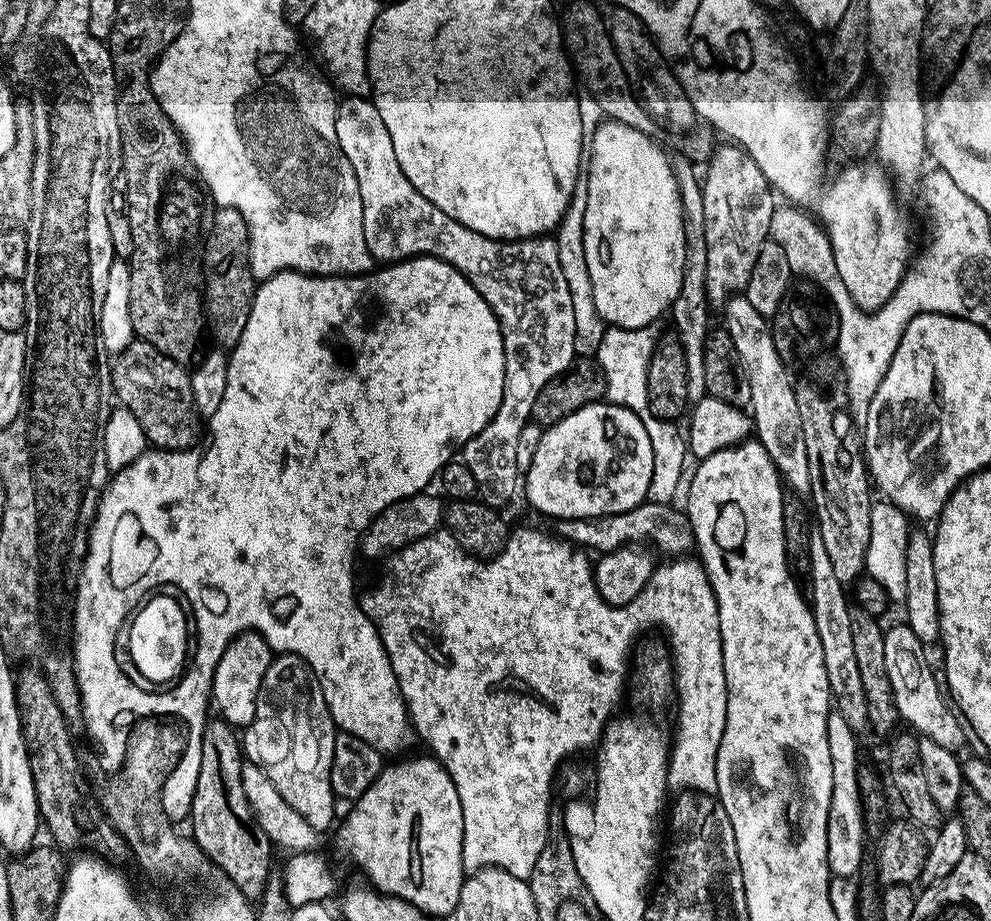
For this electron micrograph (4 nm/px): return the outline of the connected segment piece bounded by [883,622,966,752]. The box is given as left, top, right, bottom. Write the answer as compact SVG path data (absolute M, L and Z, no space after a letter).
M907 623L890 628L887 627L884 633L883 645L885 647L886 674L889 675L891 692L894 694L895 705L901 719L915 733L927 740L937 742L938 746L948 749L951 752L961 751L966 744L966 738L958 724L958 720L946 708L942 697L934 681L929 656L926 656L927 649L916 634L907 626Z

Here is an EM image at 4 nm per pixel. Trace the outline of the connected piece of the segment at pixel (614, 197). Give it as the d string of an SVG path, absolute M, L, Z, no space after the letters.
M611 118L601 119L600 125L590 133L590 155L586 160L586 183L588 189L586 190L586 218L584 219L584 249L586 250L586 270L590 270L590 286L594 292L594 310L598 310L598 314L604 319L605 325L614 328L646 328L655 325L656 319L660 315L667 313L671 309L674 298L678 298L678 290L682 286L682 274L684 273L684 267L686 266L686 234L684 233L684 219L682 218L682 198L680 197L680 191L678 190L678 182L676 181L676 175L672 169L672 161L669 153L664 153L654 141L648 137L649 133L643 128L635 128L634 126L628 126L621 124L619 120L613 120Z

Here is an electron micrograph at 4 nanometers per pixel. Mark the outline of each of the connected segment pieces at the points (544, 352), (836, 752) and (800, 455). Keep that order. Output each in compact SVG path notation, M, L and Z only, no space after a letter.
M345 95L336 105L336 137L342 154L358 178L366 246L373 261L390 265L397 260L411 260L413 256L433 256L453 264L468 279L470 286L474 286L474 290L486 298L492 313L498 318L504 344L502 402L498 406L498 414L490 418L488 425L464 443L462 459L466 466L470 466L470 474L474 474L479 485L479 499L489 508L503 509L503 504L510 503L512 495L518 492L518 481L522 476L518 470L518 437L532 420L534 398L538 398L538 390L542 390L550 378L562 374L562 370L566 370L577 359L574 350L574 302L570 302L570 286L566 286L562 262L558 262L556 241L551 235L533 236L531 240L486 238L462 226L462 222L454 222L454 218L422 198L422 194L410 186L406 174L398 166L394 142L390 142L390 132L386 130L386 122L382 122L382 114L378 114L375 99Z
M829 711L826 722L826 742L830 745L830 770L832 771L832 797L828 815L828 870L833 877L852 876L864 860L866 825L864 807L860 801L860 770L862 761L856 750L858 735L850 728L842 714Z
M744 294L733 295L723 305L722 312L723 327L728 329L730 338L734 338L734 350L738 350L738 358L750 378L750 415L755 439L759 440L766 454L770 454L789 489L811 493L810 462L806 454L806 438L802 434L802 414L798 410L794 376L788 373L789 365L778 354L769 321L750 306Z

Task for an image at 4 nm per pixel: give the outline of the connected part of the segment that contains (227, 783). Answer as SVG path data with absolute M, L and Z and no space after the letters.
M221 718L209 719L204 725L202 734L202 770L198 770L198 786L194 790L192 799L190 836L203 850L209 861L215 867L217 864L228 875L225 876L227 883L236 887L248 901L256 902L263 896L268 885L268 877L273 871L274 845L270 838L266 838L262 826L258 826L258 822L250 810L250 802L246 802L246 790L242 790L242 766L245 762L245 757L242 755L242 744L234 728Z

